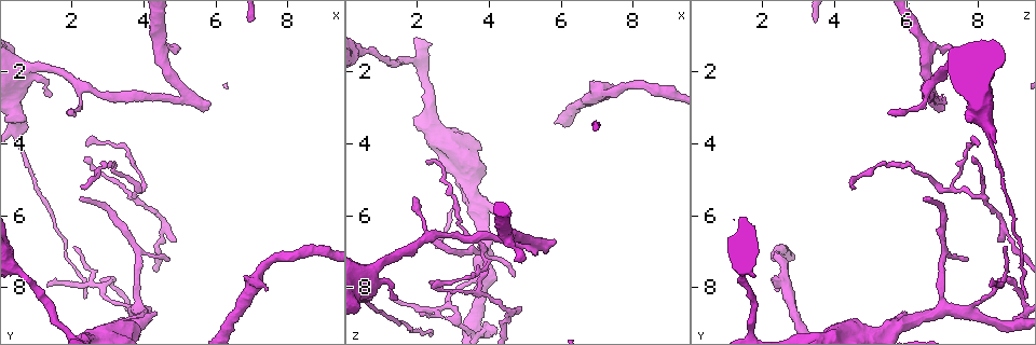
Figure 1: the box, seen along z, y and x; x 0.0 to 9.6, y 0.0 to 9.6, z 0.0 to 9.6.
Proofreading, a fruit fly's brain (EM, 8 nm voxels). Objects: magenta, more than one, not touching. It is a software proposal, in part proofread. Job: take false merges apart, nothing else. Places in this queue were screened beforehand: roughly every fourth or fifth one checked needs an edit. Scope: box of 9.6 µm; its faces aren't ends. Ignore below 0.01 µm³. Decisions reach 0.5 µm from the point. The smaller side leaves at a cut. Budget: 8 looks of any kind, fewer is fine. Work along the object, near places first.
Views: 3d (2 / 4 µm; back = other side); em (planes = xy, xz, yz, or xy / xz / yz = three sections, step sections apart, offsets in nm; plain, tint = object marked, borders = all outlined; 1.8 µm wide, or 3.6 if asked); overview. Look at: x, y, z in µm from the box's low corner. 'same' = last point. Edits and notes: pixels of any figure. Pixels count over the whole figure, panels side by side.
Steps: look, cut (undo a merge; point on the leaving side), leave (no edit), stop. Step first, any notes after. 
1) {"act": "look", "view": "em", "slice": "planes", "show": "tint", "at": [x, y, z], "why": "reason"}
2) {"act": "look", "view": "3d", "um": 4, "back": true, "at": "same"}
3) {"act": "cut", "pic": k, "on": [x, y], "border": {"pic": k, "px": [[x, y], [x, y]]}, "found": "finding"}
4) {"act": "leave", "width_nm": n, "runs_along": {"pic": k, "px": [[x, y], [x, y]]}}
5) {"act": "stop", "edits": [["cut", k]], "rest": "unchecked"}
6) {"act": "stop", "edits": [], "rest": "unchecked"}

{"act": "look", "view": "em", "slice": "planes", "show": "tint", "at": [5.15, 2.70, 6.75], "why": "thin neck"}

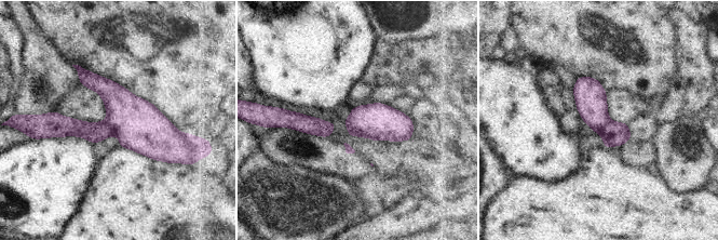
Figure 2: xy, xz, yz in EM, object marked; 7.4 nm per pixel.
{"act": "cut", "pic": 2, "on": [378, 121], "border": {"pic": 2, "px": [[347, 119], [352, 125], [368, 136]]}, "found": "two cells meet here"}

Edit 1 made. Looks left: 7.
{"act": "look", "view": "overview", "why": "redraw"}

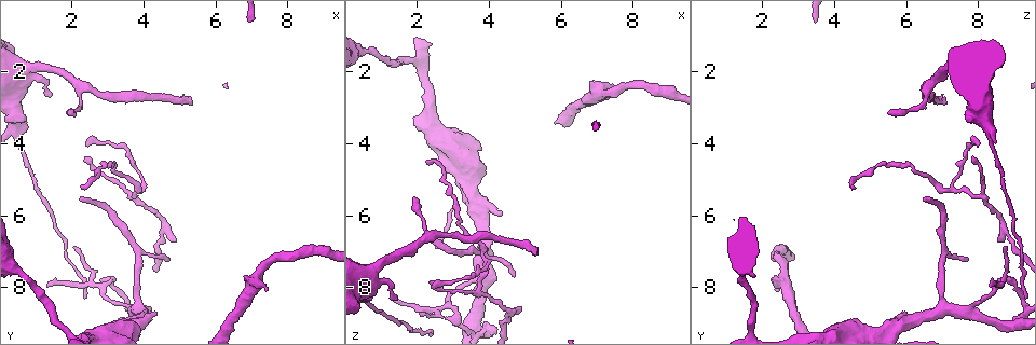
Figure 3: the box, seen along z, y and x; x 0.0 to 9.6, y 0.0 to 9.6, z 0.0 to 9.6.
{"act": "look", "view": "3d", "um": 4, "at": [3.80, 5.25, 7.20], "why": "abrupt turn"}

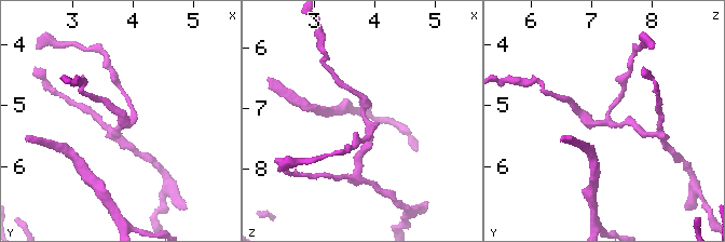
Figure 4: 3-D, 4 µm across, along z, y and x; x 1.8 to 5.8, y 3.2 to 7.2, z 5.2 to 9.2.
{"act": "look", "view": "em", "slice": "planes", "show": "tint", "at": [3.90, 5.30, 7.15], "arms": 3, "why": "need the tissue"}

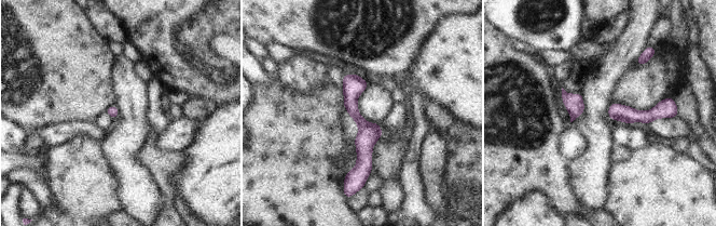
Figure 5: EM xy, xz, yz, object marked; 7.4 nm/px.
{"act": "leave", "width_nm": 80, "runs_along": {"pic": 5, "px": [[347, 77], [363, 127], [357, 178]]}, "found": "one cell here"}

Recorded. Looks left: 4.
{"act": "stop", "edits": [["cut", 2]], "rest": "unchecked"}

